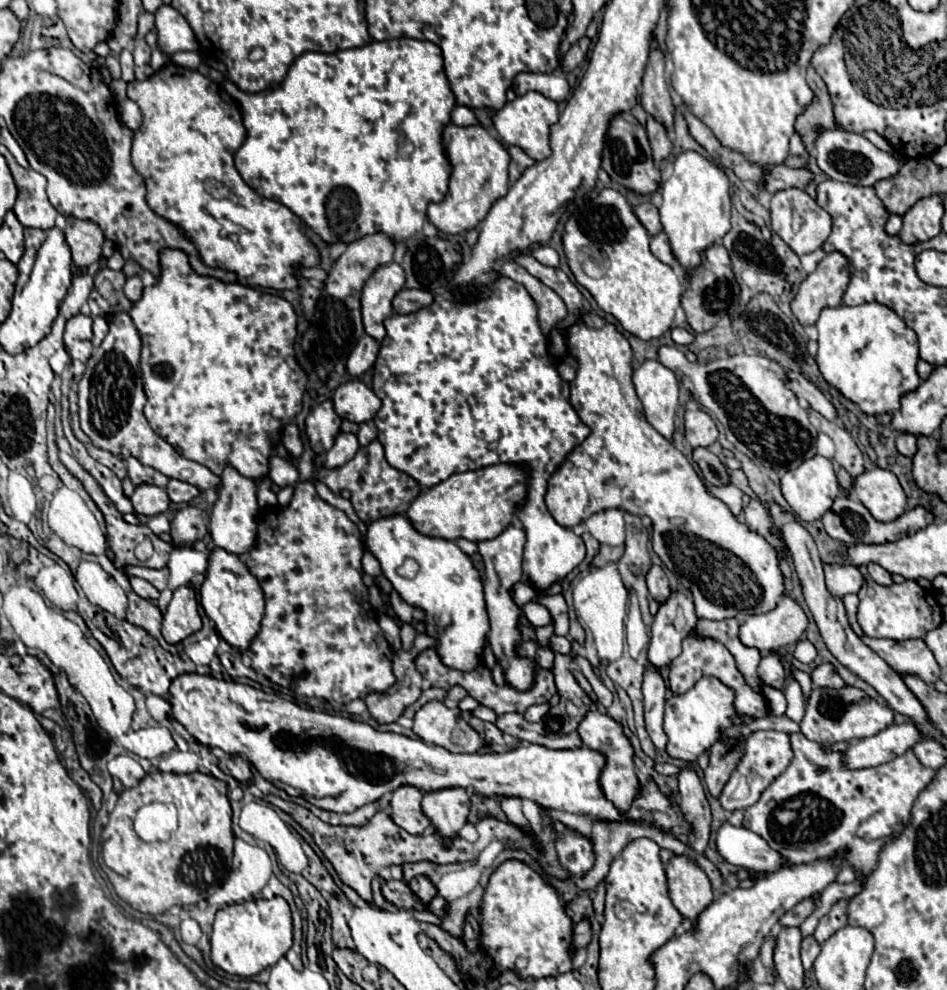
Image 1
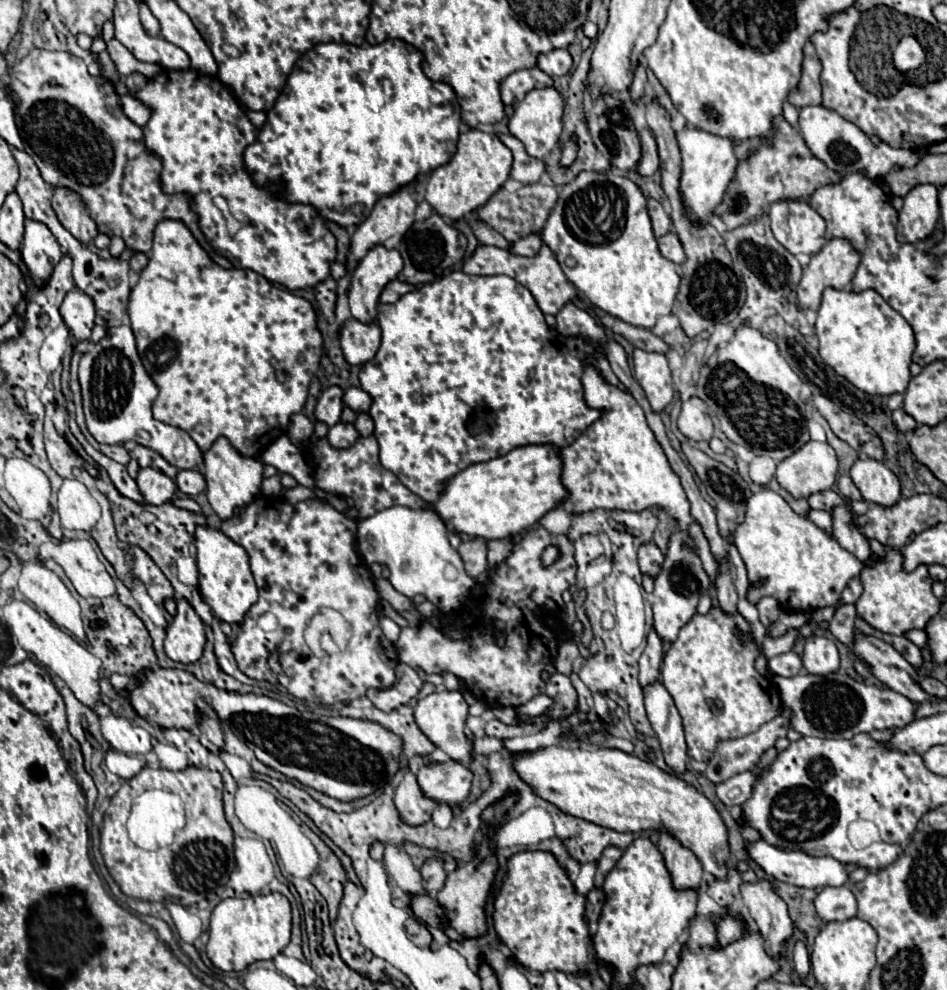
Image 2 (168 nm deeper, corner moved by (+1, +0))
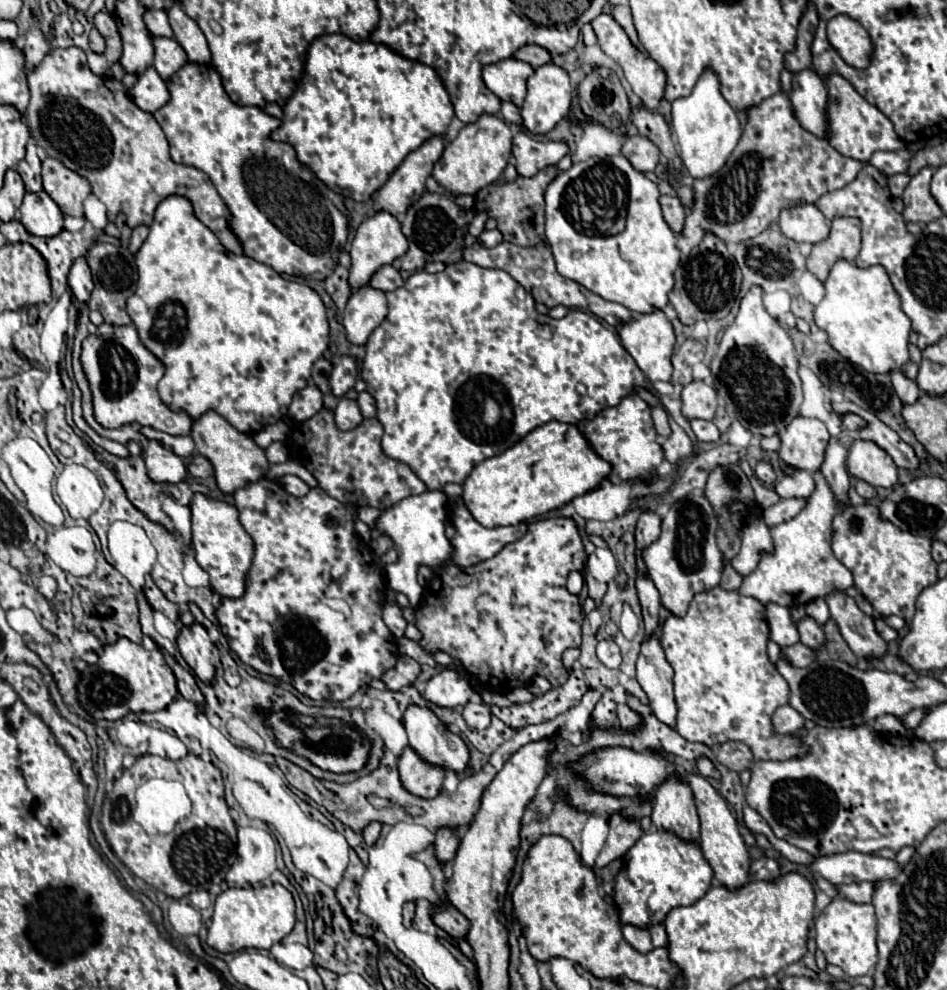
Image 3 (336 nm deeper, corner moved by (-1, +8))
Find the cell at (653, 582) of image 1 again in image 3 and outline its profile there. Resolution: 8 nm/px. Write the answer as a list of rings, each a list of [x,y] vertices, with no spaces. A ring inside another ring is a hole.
[[[642,512],[636,524],[636,548],[644,550],[658,540],[662,528],[662,518],[656,512]]]

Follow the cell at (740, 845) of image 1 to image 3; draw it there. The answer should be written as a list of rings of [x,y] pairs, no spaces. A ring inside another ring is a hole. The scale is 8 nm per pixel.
[[[842,852],[842,854],[828,854],[818,856],[810,862],[810,870],[818,872],[830,884],[848,884],[860,880],[886,880],[894,878],[902,866],[894,860],[862,854],[862,852]]]

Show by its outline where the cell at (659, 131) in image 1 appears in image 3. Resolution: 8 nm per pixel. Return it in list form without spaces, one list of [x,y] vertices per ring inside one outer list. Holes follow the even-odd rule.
[[[640,134],[626,138],[626,142],[622,146],[622,154],[630,160],[630,164],[638,172],[654,172],[656,164],[660,162],[658,146]]]

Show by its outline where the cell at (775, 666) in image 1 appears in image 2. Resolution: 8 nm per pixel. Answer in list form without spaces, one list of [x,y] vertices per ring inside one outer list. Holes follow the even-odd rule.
[[[786,652],[786,654],[780,654],[772,660],[768,660],[770,668],[774,674],[778,676],[796,676],[800,670],[802,670],[802,658],[796,654],[796,652]]]

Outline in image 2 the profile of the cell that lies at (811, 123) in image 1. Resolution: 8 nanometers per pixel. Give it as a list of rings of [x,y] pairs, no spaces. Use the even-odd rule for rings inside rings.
[[[806,42],[804,46],[804,60],[802,60],[802,78],[796,86],[796,90],[792,90],[788,94],[788,102],[794,104],[796,108],[808,106],[808,104],[822,104],[822,96],[820,96],[820,60],[816,56],[816,50],[810,42]]]

